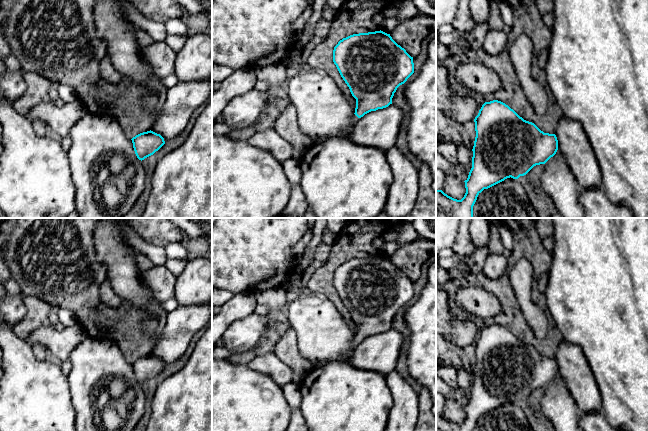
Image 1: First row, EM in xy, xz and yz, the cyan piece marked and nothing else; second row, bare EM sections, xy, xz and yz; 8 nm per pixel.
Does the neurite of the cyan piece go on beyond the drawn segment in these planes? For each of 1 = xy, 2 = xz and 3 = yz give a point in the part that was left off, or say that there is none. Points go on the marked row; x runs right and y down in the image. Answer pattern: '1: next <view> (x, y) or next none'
1: next none
2: next xz (355, 119)
3: next none

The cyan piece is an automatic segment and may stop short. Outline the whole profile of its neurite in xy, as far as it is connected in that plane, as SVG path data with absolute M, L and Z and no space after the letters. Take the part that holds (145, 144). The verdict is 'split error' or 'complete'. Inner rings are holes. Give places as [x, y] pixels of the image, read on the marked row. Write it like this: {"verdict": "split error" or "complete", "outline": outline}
{"verdict": "complete", "outline": "M151 130L140 133L131 140L135 154L141 161L153 155L165 144L164 138Z"}

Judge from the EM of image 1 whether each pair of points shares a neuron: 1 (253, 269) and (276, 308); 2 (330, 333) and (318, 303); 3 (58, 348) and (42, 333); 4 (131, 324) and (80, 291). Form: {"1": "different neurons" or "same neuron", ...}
{"1": "different neurons", "2": "same neuron", "3": "same neuron", "4": "same neuron"}

